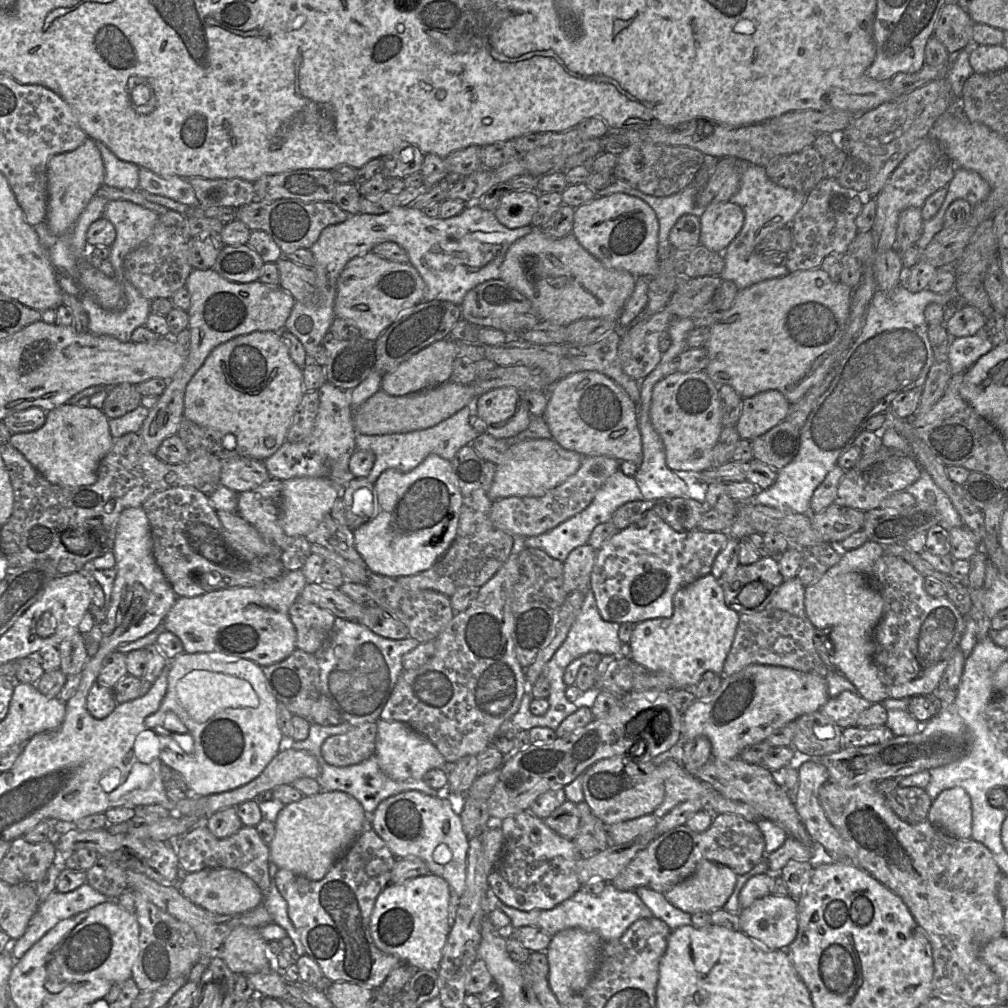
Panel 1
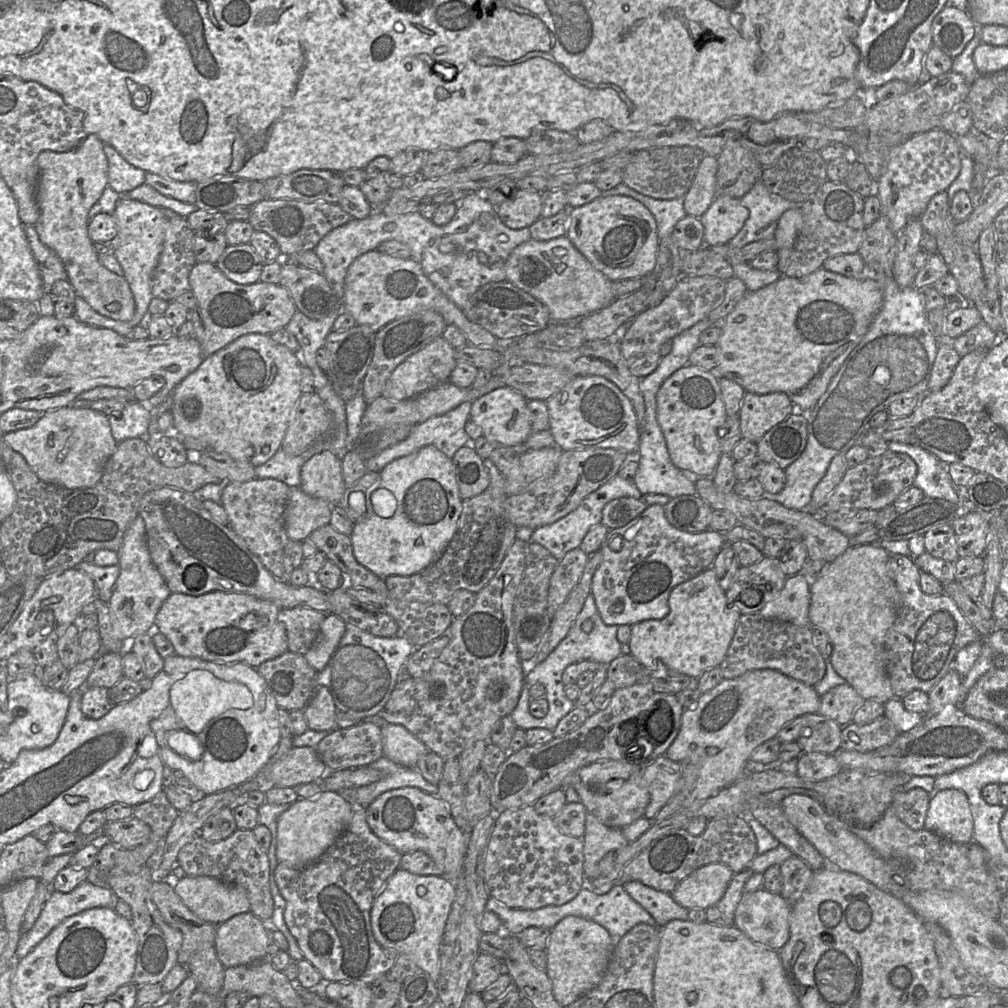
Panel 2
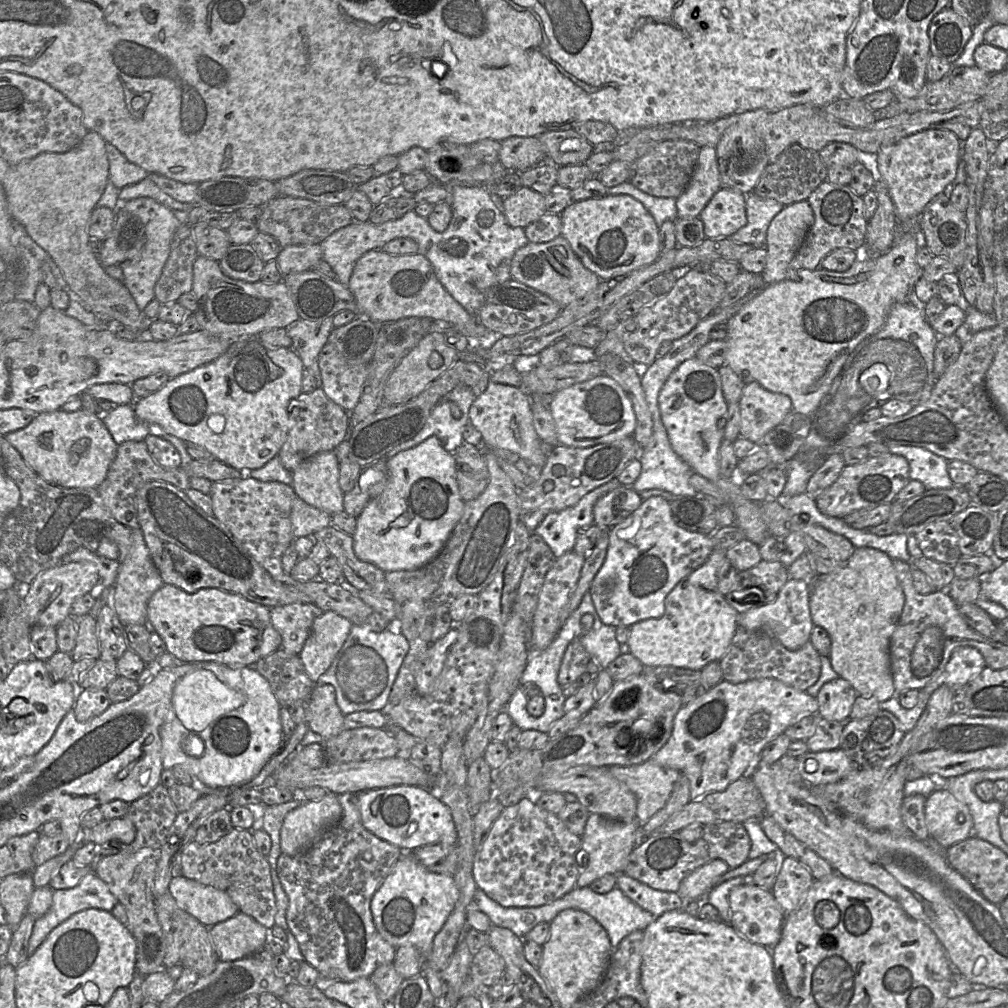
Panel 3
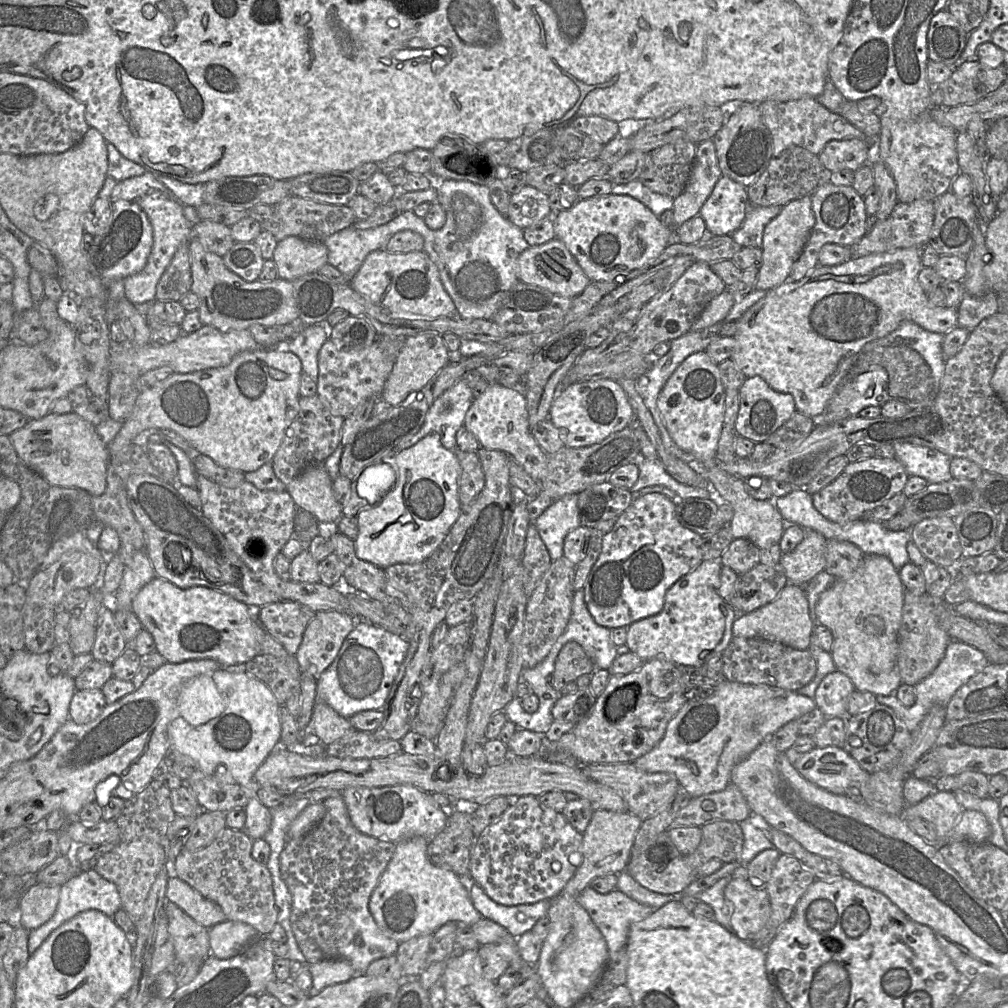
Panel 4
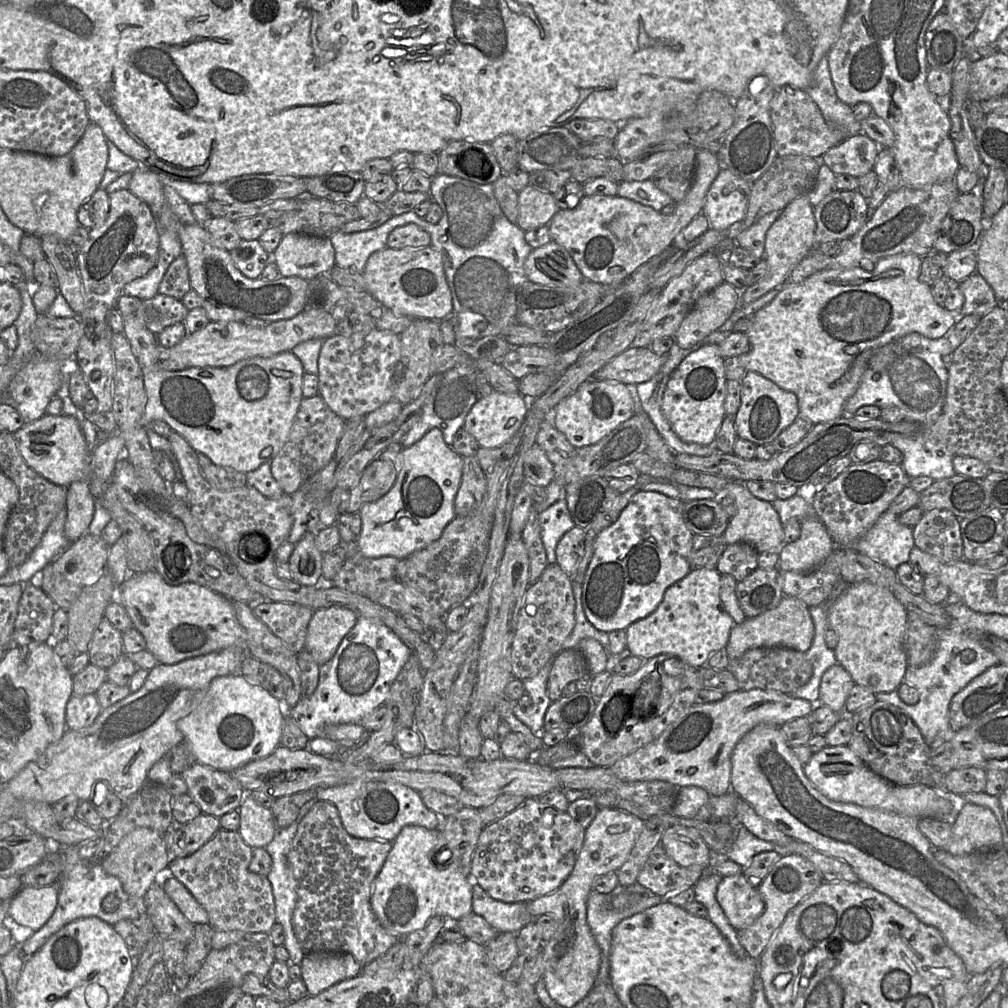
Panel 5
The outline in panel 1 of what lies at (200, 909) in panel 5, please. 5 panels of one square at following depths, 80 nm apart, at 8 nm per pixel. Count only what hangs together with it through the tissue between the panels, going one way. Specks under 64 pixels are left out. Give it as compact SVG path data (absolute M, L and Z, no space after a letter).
M205 868L188 873L179 883L180 892L197 906L210 912L231 915L251 911L263 903L264 897L257 884L244 873L228 868Z

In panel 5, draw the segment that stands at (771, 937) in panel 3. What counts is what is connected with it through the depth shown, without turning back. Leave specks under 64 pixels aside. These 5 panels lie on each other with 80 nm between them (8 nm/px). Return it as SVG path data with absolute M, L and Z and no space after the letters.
M742 874L723 877L717 887L716 900L736 931L751 926L764 910L761 895Z

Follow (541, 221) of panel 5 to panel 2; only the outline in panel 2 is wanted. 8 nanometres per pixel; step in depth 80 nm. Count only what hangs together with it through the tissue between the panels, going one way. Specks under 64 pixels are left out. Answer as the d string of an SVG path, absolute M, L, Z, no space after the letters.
M518 189L513 197L498 207L502 222L511 229L531 226L542 211L542 196L536 191Z

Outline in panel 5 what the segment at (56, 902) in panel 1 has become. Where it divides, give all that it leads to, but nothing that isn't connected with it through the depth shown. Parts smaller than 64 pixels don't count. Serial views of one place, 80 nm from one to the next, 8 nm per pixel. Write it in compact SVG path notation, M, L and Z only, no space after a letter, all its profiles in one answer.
M78 845L59 847L63 859L63 876L59 880L57 906L48 922L23 942L22 951L27 957L35 954L53 934L75 920L93 916L113 926L120 920L136 922L144 911L142 899L131 898L117 877L107 874L101 864L90 864L88 860L81 859Z

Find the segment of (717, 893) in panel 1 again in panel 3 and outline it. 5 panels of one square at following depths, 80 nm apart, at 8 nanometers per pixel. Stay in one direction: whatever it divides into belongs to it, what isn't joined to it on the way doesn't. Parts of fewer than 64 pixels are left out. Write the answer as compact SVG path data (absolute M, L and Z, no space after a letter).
M714 859L694 870L682 880L676 893L685 901L704 900L707 894L719 884L720 877L723 876L730 867L721 859Z

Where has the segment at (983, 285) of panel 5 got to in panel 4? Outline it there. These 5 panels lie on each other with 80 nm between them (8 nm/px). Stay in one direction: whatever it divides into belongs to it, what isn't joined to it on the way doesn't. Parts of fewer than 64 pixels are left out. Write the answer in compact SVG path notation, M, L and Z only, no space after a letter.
M990 291L982 297L965 294L957 307L957 326L971 332L982 320L997 311L997 294L994 291Z

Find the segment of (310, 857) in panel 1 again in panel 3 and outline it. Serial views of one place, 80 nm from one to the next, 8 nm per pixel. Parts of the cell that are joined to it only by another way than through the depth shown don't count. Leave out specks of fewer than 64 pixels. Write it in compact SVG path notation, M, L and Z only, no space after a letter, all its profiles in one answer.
M327 793L320 800L305 801L288 812L280 831L281 853L297 856L313 847L324 832L337 824L342 807L337 795Z

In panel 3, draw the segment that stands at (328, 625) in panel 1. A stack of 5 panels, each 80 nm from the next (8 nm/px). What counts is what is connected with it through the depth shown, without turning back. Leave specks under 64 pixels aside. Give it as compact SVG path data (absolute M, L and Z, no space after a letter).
M292 603L270 608L271 623L282 638L281 648L299 655L314 620L322 613L312 603Z

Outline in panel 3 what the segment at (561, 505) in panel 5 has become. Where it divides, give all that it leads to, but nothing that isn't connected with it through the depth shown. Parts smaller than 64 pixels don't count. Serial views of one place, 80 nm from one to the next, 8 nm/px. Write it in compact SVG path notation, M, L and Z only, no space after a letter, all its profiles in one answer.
M613 478L588 492L575 505L559 512L547 513L534 533L542 537L556 558L573 551L579 530L593 524L595 503L620 486L622 484L617 478Z

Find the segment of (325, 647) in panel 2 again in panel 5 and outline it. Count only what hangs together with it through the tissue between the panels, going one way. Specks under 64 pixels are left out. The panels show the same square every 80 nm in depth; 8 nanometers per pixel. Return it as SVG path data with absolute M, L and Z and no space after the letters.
M339 606L315 610L308 624L304 649L312 655L319 666L323 665L334 656L341 640L354 627L358 617L352 610Z

